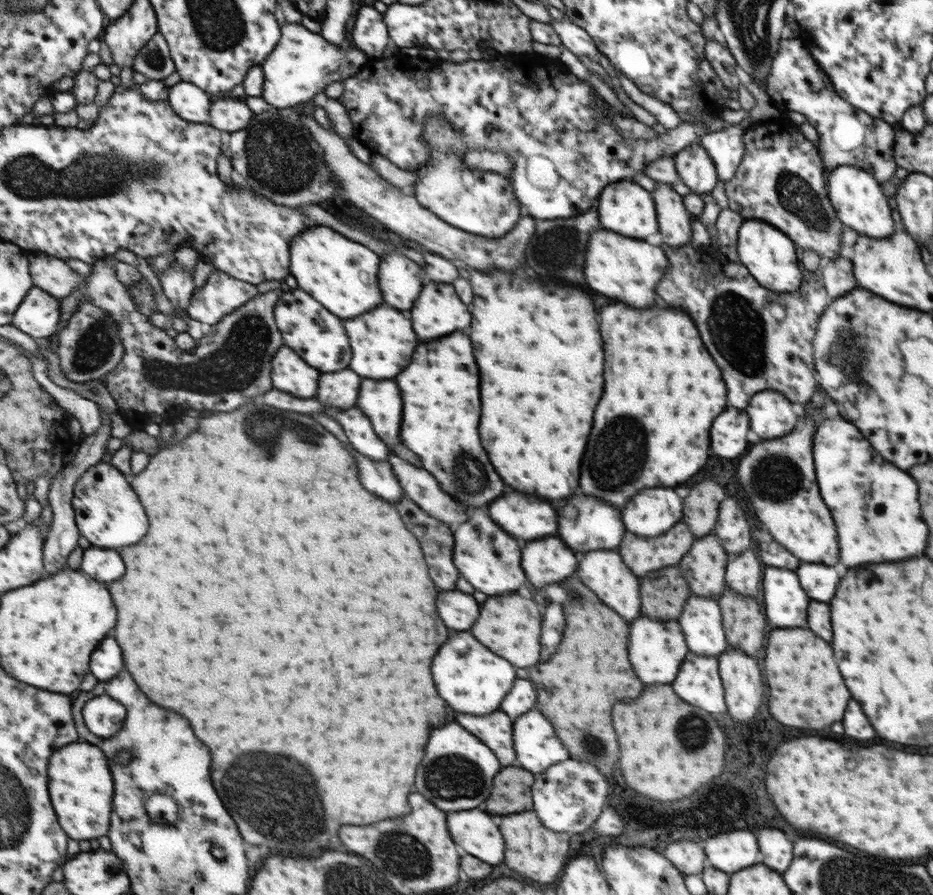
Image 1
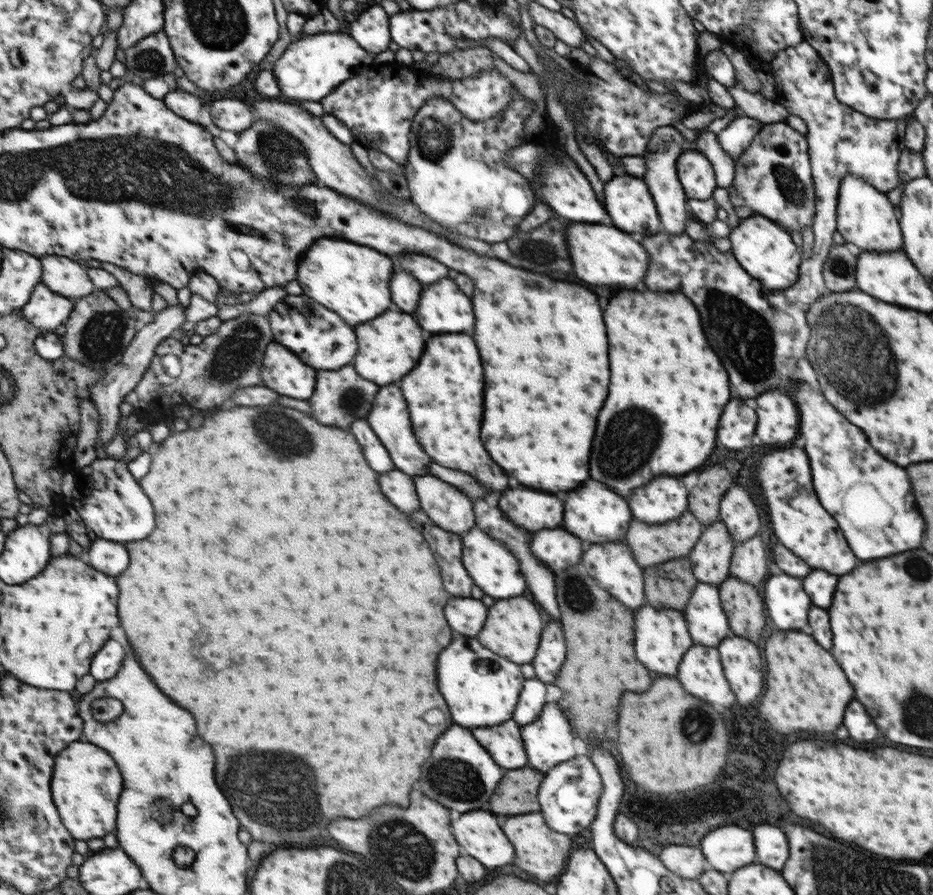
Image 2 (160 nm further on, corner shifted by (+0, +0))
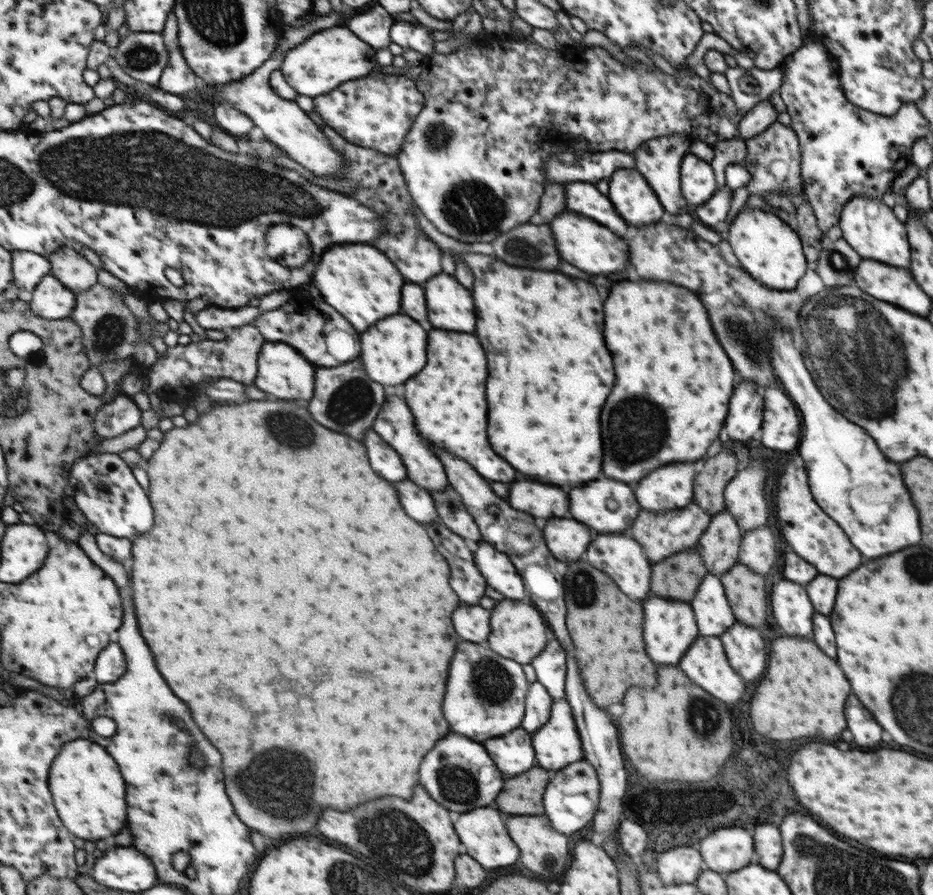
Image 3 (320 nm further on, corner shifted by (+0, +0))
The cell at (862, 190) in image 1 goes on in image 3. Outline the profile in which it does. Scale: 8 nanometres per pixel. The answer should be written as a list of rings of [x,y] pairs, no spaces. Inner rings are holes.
[[[854,196],[843,205],[837,225],[843,240],[861,259],[877,260],[881,264],[890,264],[897,268],[910,268],[911,248],[907,244],[903,224],[891,214],[889,207],[879,202],[879,197]]]

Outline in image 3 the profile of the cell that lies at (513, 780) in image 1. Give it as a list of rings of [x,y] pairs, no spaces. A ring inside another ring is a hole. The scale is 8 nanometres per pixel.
[[[537,766],[531,772],[523,772],[523,776],[507,778],[505,788],[498,796],[497,808],[503,808],[507,814],[523,814],[523,816],[539,816],[543,814],[541,796],[543,788],[549,784],[551,773]]]

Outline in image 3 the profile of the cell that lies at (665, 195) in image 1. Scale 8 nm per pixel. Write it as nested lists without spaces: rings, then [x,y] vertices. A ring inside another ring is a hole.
[[[669,134],[667,136],[656,136],[655,139],[646,140],[641,146],[637,147],[632,153],[634,158],[634,169],[637,172],[643,172],[647,180],[651,180],[651,188],[659,192],[659,200],[663,208],[666,208],[669,216],[679,214],[675,204],[675,198],[679,198],[679,177],[681,176],[681,164],[683,156],[688,153],[689,140],[682,134]]]

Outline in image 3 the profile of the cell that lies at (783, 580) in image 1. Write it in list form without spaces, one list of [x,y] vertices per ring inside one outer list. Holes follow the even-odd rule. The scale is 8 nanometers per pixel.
[[[781,580],[771,588],[771,616],[787,636],[811,634],[813,608],[805,588],[795,581]]]

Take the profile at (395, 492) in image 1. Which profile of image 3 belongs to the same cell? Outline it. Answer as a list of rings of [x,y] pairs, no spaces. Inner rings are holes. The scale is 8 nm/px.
[[[409,478],[400,482],[403,484],[395,484],[395,488],[399,488],[399,496],[403,496],[403,508],[407,508],[407,516],[419,520],[421,524],[436,521],[437,511],[431,495],[425,489],[413,484]]]

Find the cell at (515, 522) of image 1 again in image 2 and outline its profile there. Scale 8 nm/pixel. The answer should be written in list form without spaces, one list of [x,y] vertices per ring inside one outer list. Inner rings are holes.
[[[525,486],[505,490],[499,496],[497,507],[513,524],[523,527],[529,534],[557,528],[561,524],[561,516],[564,516],[559,498]]]

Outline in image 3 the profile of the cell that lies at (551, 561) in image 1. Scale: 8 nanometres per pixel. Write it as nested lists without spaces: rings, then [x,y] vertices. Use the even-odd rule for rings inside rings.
[[[571,517],[545,520],[540,527],[546,547],[561,562],[577,561],[591,540],[590,528]]]

